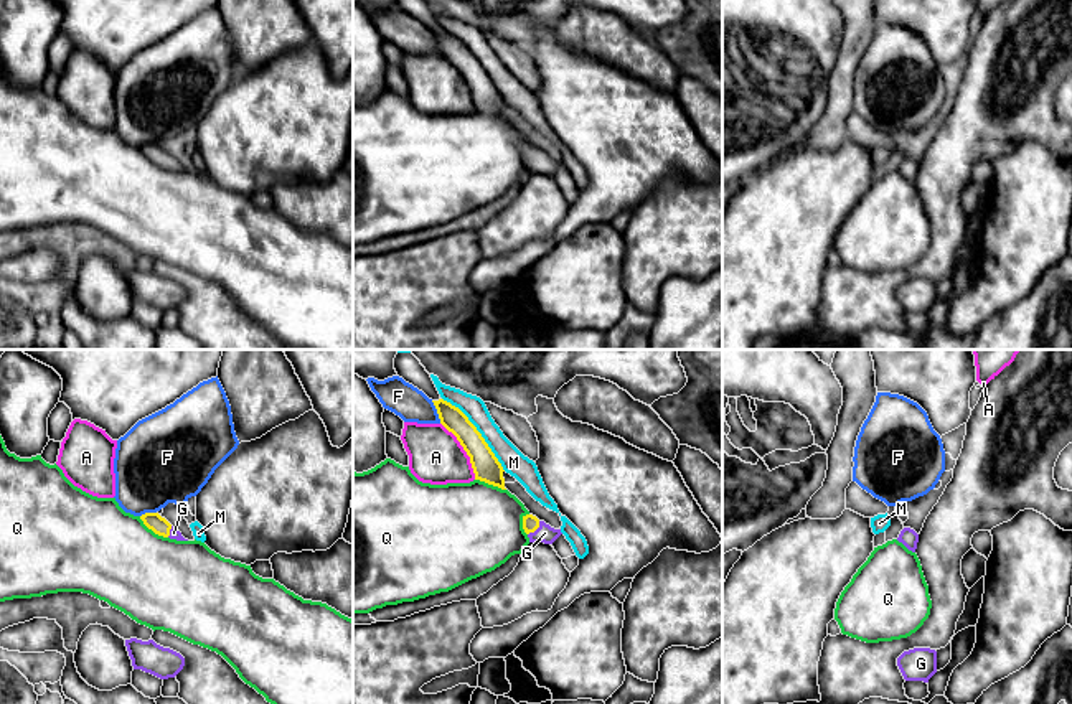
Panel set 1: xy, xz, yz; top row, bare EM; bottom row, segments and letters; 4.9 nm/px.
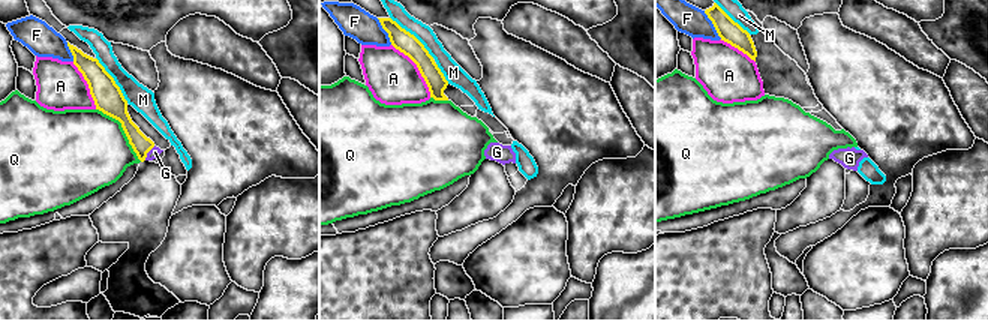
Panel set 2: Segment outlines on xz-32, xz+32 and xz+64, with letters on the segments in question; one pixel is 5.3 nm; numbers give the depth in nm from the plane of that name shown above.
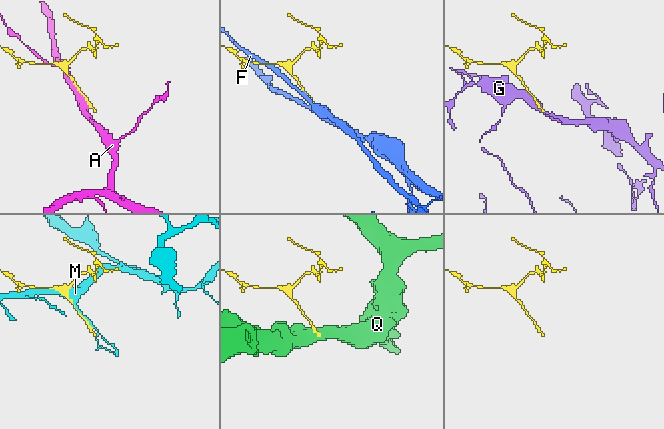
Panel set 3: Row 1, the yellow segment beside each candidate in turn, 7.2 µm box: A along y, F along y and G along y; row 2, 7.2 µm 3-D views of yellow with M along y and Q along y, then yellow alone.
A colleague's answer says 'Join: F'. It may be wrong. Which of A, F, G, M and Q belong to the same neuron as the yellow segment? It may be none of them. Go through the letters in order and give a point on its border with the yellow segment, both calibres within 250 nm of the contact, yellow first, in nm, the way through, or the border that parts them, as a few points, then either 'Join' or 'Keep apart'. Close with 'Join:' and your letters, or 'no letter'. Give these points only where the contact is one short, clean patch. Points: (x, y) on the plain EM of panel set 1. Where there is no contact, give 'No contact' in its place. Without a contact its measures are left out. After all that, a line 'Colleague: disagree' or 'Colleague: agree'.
A: Touches yellow at xz (464, 79). Thickness 130 nm (yellow) against 260 nm. Keep apart
F: Touches yellow at xz (437, 43). Thickness 110 nm (yellow) against 160 nm. Keep apart
G: Touches yellow at xz (535, 160). Thickness 80 nm (yellow) against 90 nm. Path across: xz (530, 154), (535, 160), (545, 164). Join
M: Touches yellow at xz (479, 63). Thickness 130 nm (yellow) against 120 nm. Keep apart
Q: Touches yellow at xy (152, 160). Thickness 90 nm (yellow) against 440 nm. Boundary: xy (139, 147), (149, 159), (167, 168). Keep apart
Join: G
Colleague: disagree

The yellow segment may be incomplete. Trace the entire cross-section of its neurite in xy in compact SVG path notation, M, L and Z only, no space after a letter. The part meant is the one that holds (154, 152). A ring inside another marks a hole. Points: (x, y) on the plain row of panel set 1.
M145 143L140 147L143 155L152 160L155 165L176 170L176 171L188 171L181 167L181 163L173 158L165 148L162 148L158 143Z

